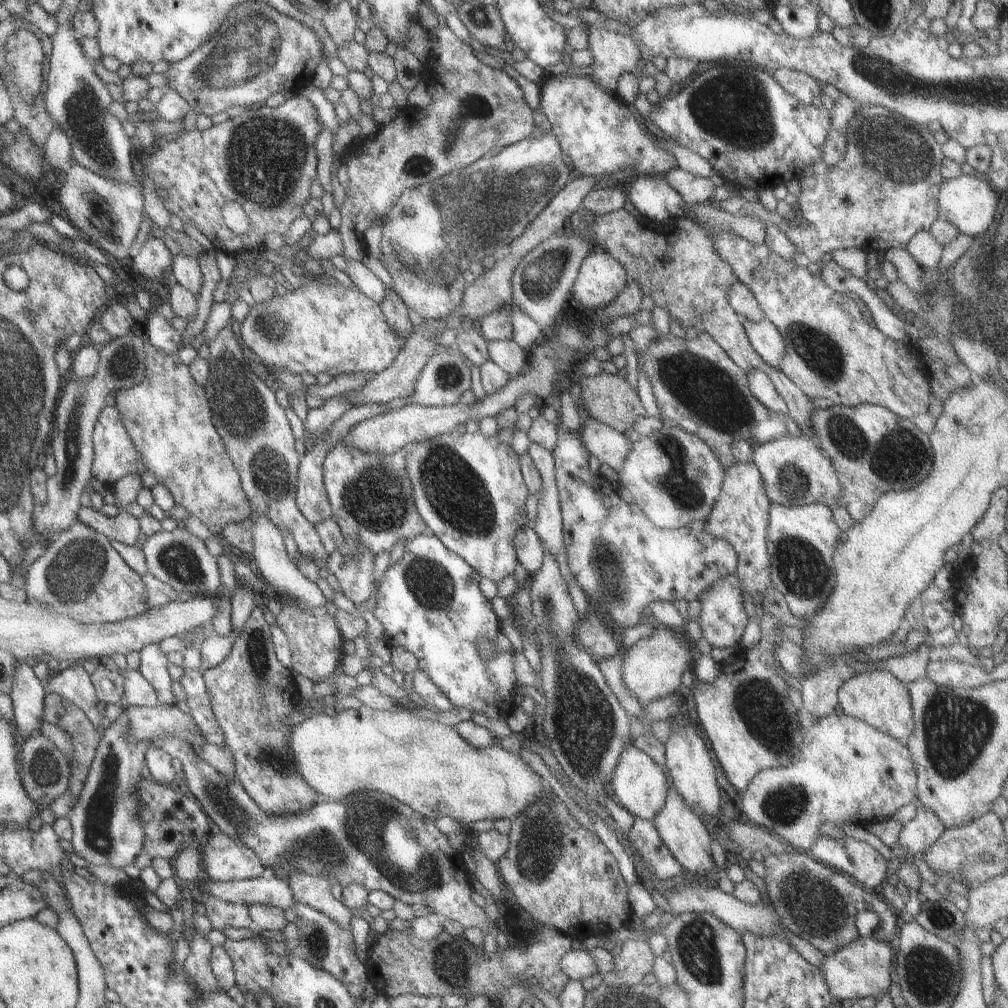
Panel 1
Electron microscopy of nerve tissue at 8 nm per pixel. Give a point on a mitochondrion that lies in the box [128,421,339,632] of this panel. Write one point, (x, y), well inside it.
(178, 560)

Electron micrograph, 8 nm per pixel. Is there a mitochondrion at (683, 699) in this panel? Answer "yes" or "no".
no

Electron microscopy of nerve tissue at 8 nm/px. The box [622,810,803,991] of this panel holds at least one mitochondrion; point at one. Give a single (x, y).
(699, 951)

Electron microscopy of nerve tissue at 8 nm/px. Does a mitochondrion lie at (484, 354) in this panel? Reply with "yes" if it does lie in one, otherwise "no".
no

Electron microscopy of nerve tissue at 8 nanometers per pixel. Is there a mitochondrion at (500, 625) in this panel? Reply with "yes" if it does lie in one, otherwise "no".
no

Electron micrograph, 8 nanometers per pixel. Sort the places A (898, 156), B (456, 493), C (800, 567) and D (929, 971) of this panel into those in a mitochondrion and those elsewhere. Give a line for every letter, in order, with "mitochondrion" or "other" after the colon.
A: mitochondrion
B: mitochondrion
C: mitochondrion
D: mitochondrion

